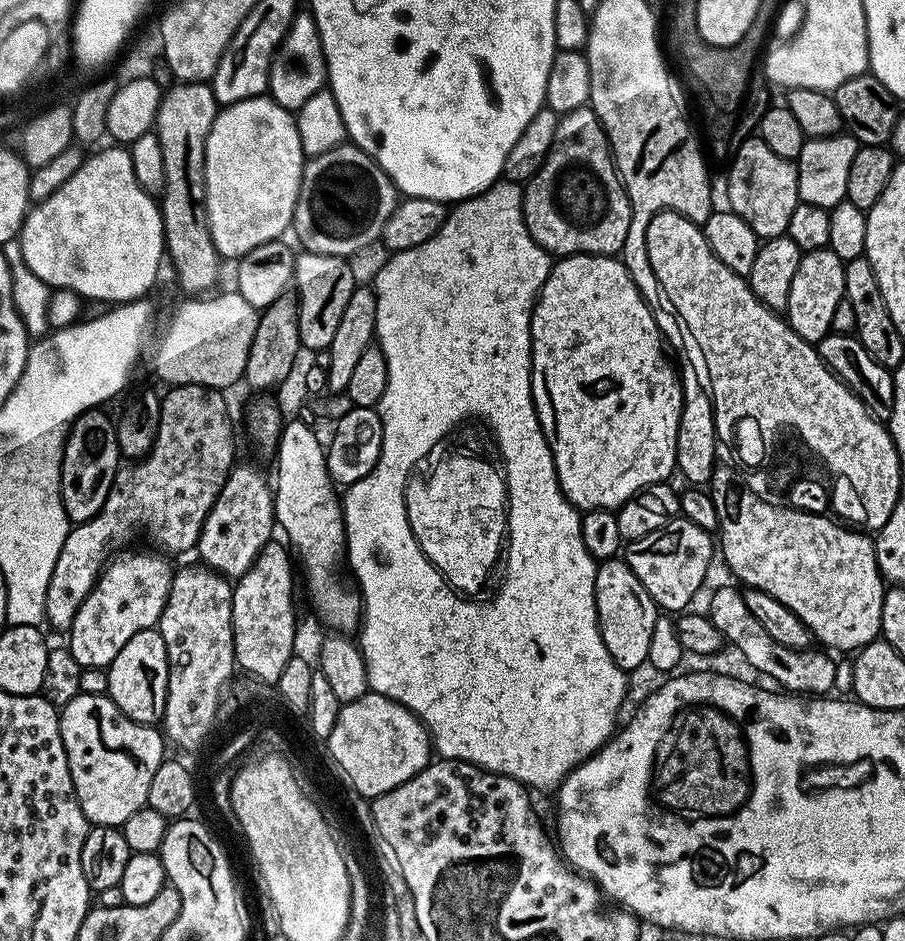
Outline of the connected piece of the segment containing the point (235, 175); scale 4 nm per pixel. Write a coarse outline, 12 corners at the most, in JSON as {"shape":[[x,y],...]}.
{"shape":[[226,104],[206,138],[204,209],[221,257],[292,228],[295,115]]}

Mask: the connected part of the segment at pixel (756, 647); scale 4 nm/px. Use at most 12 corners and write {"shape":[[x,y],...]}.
{"shape":[[739,587],[706,609],[729,645],[789,693],[835,689],[835,659],[770,638]]}

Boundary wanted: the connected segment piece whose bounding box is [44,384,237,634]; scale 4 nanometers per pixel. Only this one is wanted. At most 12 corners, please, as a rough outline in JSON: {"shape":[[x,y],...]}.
{"shape":[[223,391],[163,393],[146,456],[69,527],[44,619],[71,629],[132,531],[192,552],[232,472]]}

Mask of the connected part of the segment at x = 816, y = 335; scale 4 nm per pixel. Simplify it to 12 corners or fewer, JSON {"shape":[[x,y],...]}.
{"shape":[[801,255],[786,319],[809,344],[832,332],[845,261]]}

